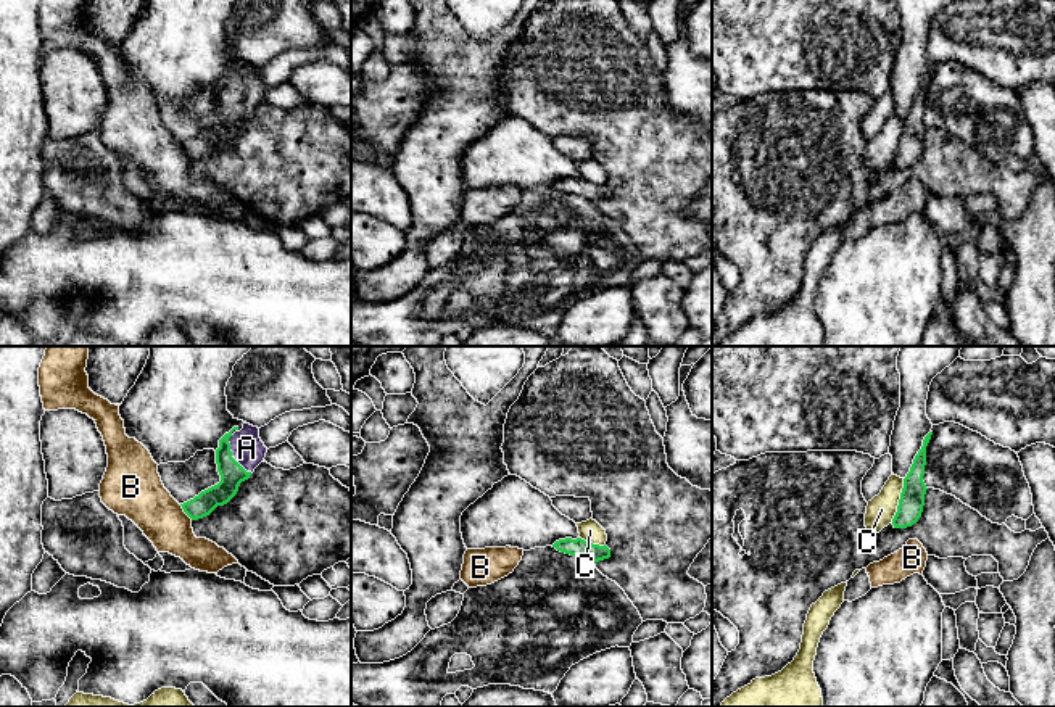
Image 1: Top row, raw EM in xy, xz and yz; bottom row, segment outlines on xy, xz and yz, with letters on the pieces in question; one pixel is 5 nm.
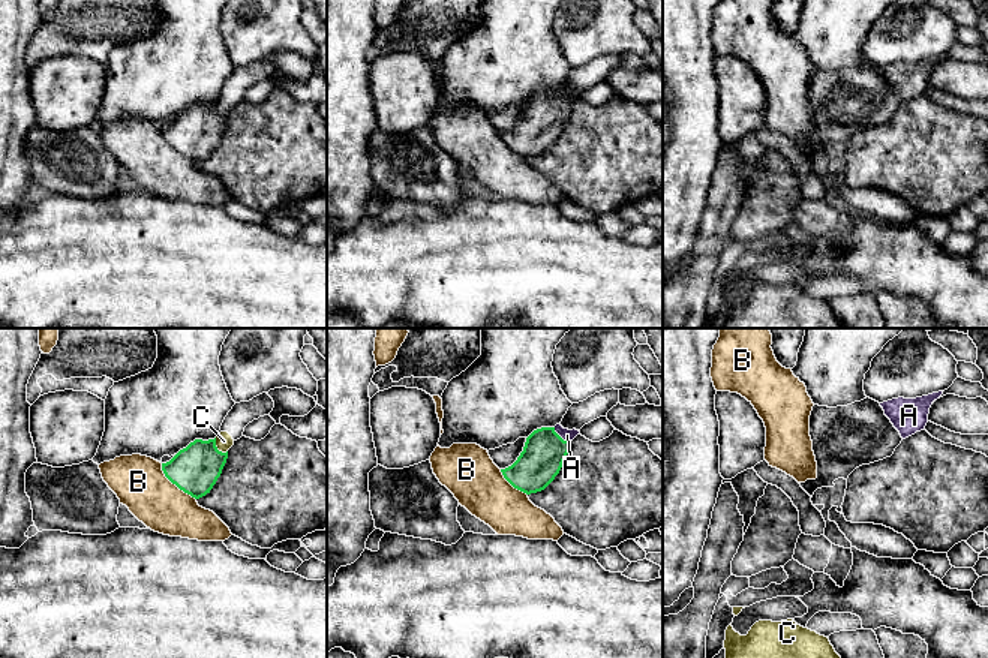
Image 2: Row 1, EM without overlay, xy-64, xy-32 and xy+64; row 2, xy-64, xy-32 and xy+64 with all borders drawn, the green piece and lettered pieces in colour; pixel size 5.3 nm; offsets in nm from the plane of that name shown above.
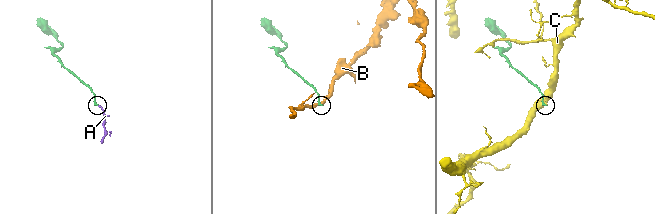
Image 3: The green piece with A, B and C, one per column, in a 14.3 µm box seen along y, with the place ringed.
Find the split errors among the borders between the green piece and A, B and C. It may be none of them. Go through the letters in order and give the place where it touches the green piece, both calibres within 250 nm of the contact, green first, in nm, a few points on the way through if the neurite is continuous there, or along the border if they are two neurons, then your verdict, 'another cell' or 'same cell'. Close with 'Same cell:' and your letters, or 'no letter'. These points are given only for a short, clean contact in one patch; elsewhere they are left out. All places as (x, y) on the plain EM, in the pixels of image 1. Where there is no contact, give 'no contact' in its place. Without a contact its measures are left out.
A: xy (231, 95) | 120/160 nm | across xy (232, 113), (231, 95), (247, 87) | same cell
B: xy (186, 152) | 110/260 nm | along xy (179, 144), (192, 158) | another cell
C: yz (899, 140) | 130/140 nm | another cell
Same cell: A

